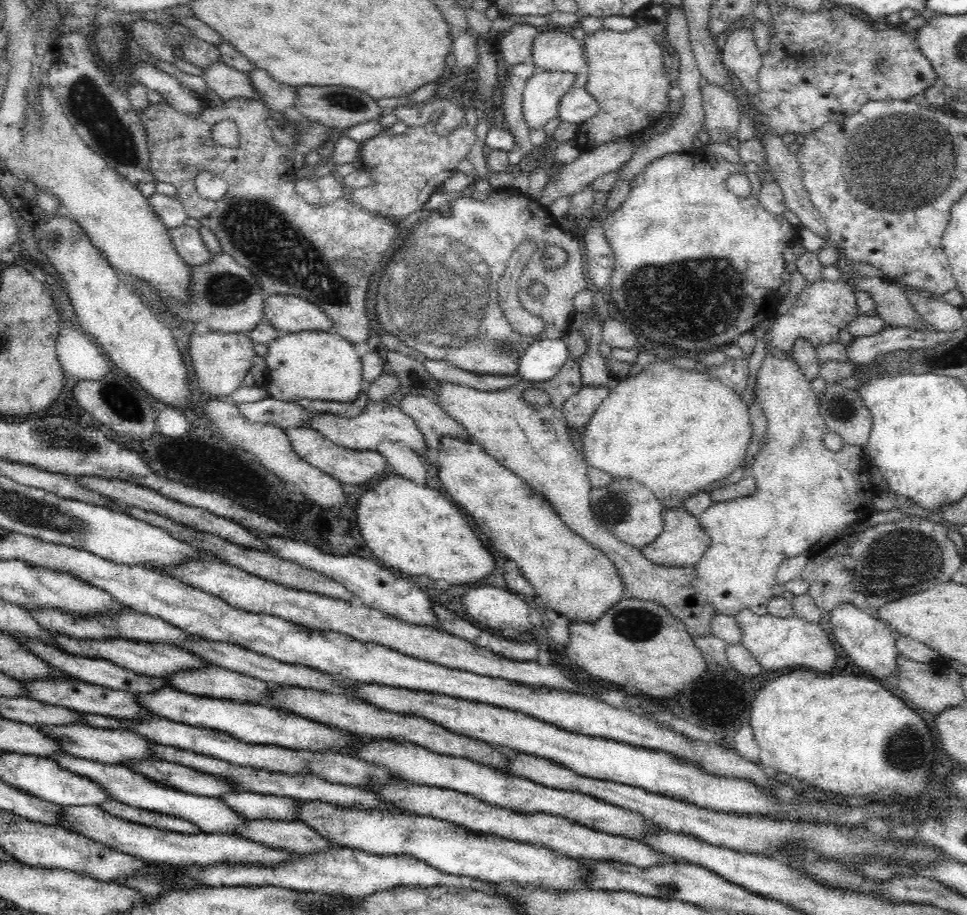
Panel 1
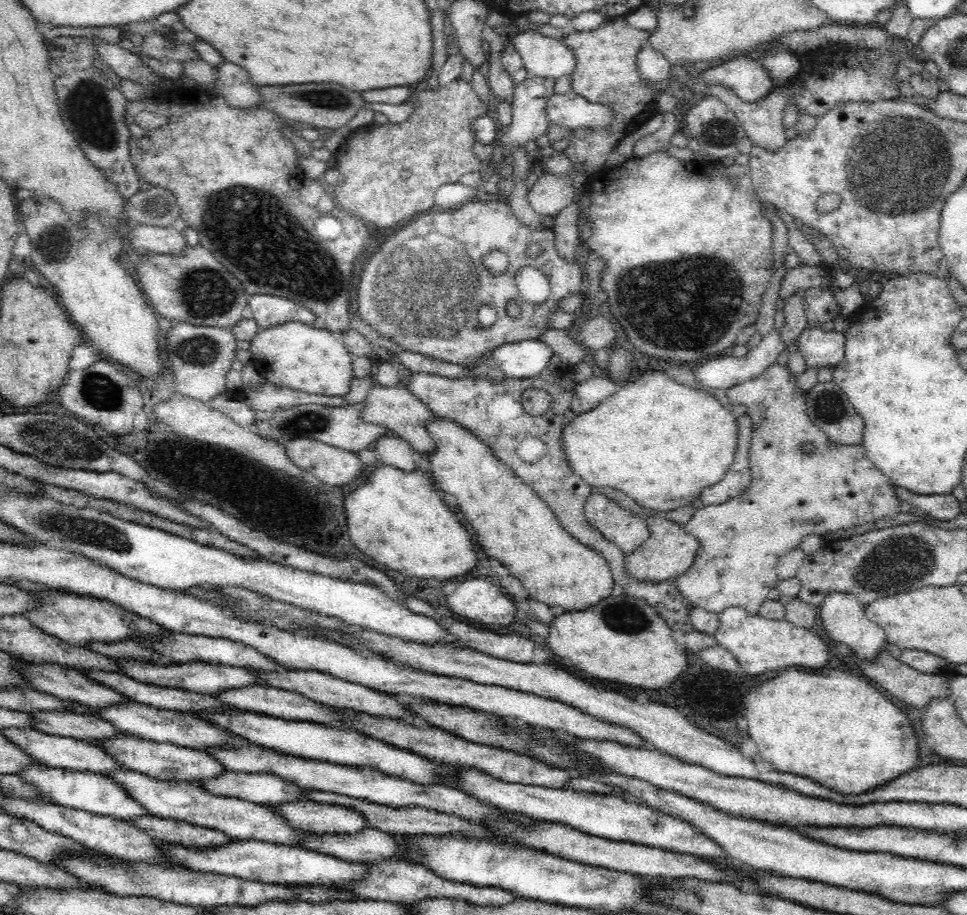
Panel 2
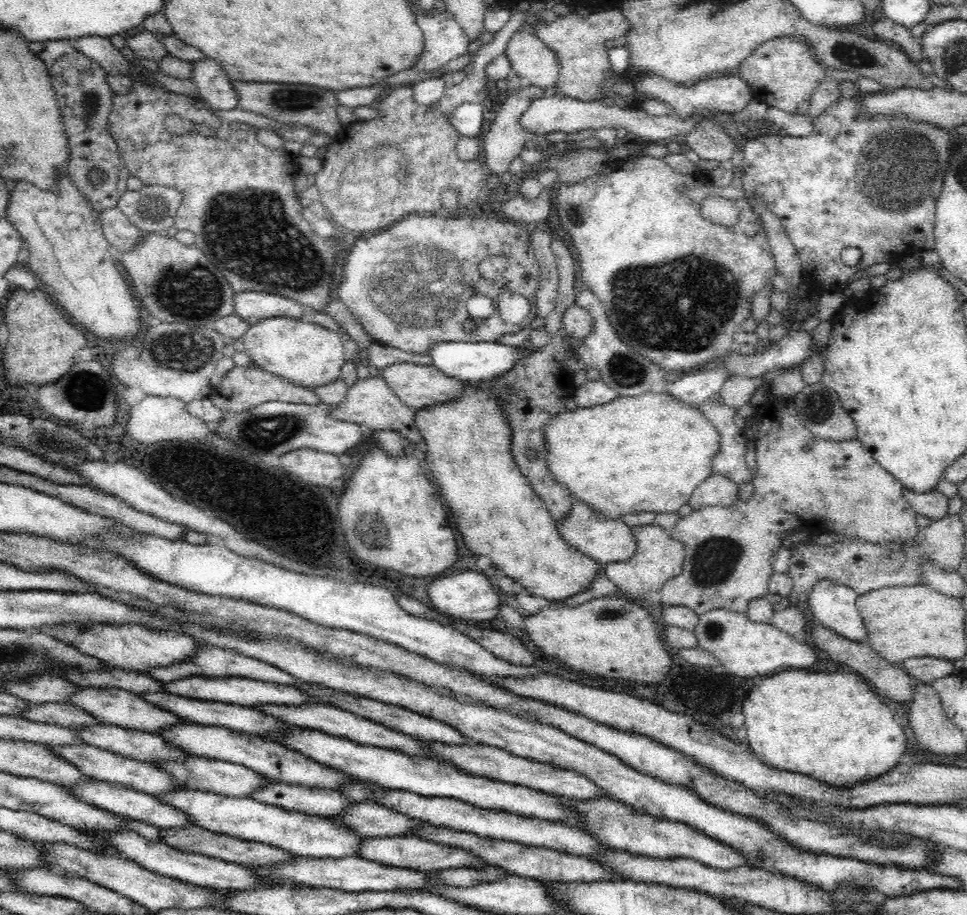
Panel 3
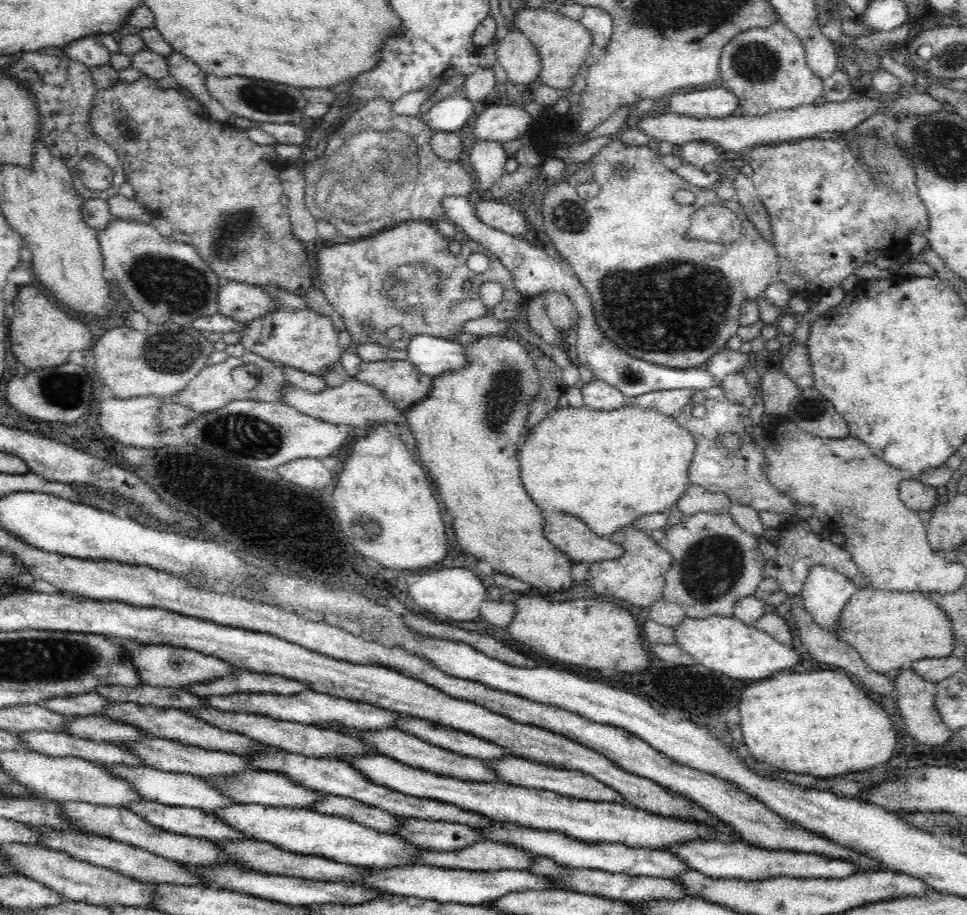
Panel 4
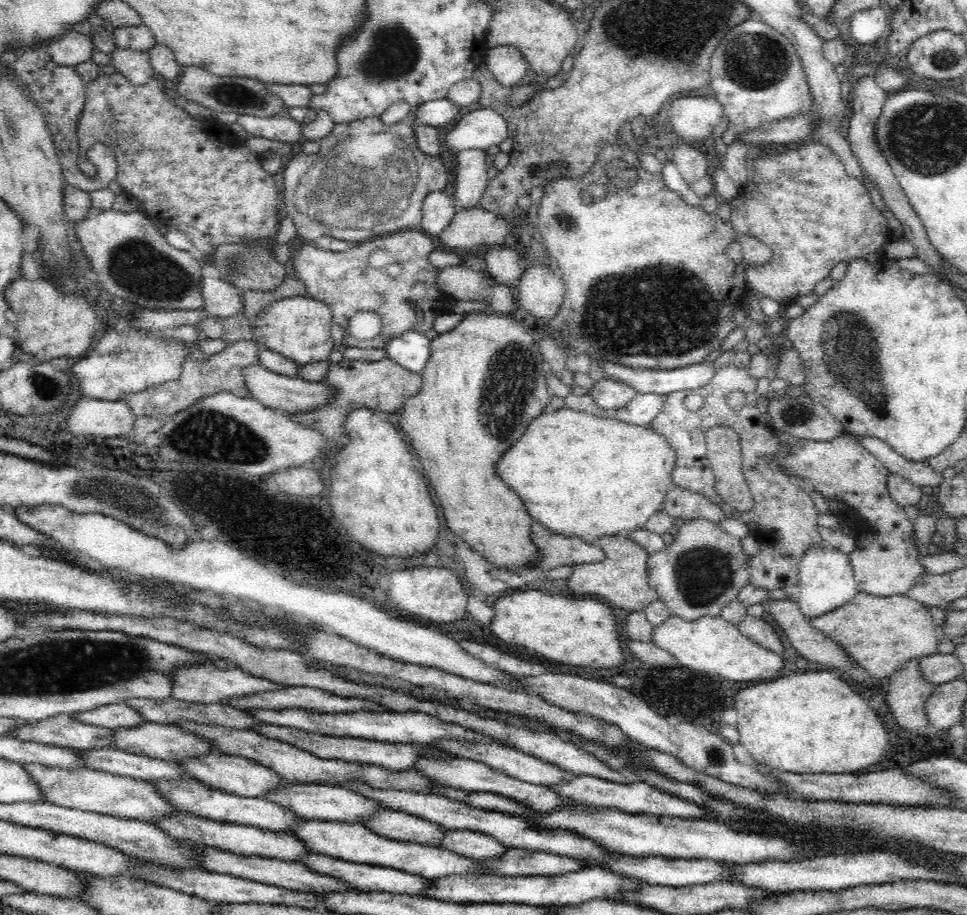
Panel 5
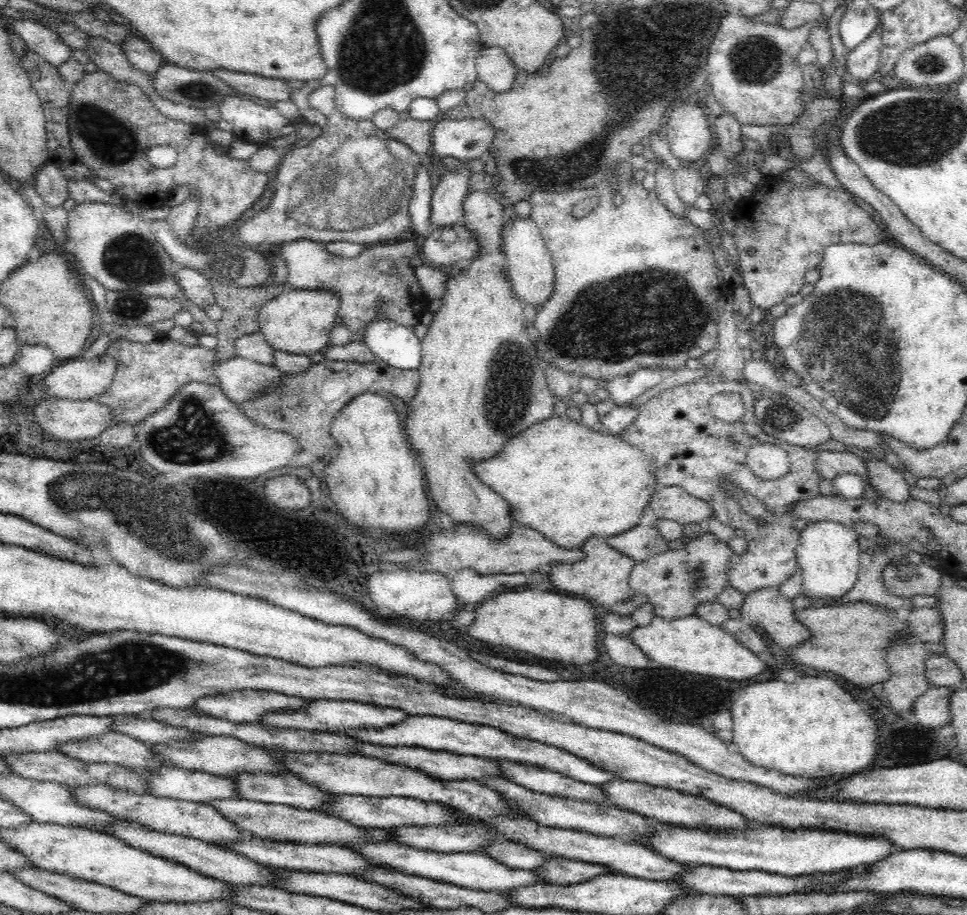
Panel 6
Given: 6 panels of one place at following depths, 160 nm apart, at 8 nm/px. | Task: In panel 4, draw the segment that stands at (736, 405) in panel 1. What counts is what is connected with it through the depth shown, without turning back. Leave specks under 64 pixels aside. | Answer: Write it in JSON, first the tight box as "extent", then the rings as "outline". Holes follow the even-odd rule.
{"extent":[516,405,696,538],"outline":[[[568,405],[567,407],[551,410],[546,415],[546,418],[540,420],[538,424],[534,424],[534,428],[528,431],[520,442],[518,450],[516,450],[516,456],[522,485],[529,498],[536,506],[540,507],[542,512],[550,508],[552,513],[574,515],[574,517],[578,517],[582,522],[585,522],[593,534],[601,538],[609,538],[614,532],[622,530],[622,528],[632,527],[634,521],[642,518],[642,516],[654,514],[654,512],[667,512],[672,505],[675,505],[681,495],[691,486],[687,476],[687,469],[689,464],[692,463],[694,448],[696,448],[696,441],[694,441],[692,433],[686,431],[684,427],[680,427],[669,415],[658,413],[658,411],[634,409],[630,405],[624,405],[616,410],[594,410],[586,405],[574,408]]]}

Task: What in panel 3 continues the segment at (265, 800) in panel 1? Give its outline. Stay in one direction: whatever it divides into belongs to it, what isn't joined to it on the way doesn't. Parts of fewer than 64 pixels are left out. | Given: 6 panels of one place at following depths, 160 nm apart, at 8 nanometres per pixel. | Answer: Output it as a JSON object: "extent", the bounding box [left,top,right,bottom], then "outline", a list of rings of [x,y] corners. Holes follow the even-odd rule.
{"extent":[335,801,426,837],"outline":[[[374,801],[354,803],[345,815],[335,816],[335,821],[364,837],[416,835],[426,823],[396,812]]]}

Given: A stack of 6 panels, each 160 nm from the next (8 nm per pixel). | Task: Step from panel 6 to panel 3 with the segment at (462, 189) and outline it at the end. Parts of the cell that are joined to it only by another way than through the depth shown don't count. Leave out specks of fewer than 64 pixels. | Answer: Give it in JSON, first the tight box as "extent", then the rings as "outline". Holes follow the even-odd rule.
{"extent":[480,85,544,175],"outline":[[[530,85],[511,91],[510,94],[499,102],[500,109],[497,110],[496,120],[492,127],[482,138],[480,147],[484,152],[484,163],[490,170],[492,175],[499,175],[502,172],[508,172],[508,167],[513,158],[519,156],[520,150],[524,148],[526,140],[534,140],[536,136],[532,131],[528,131],[520,127],[520,116],[527,112],[529,106],[539,98],[542,98],[544,89],[538,86]]]}

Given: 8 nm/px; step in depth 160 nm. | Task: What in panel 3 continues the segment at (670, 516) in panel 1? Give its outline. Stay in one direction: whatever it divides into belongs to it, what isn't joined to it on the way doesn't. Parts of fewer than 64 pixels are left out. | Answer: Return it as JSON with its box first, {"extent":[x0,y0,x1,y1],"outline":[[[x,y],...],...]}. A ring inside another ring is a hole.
{"extent":[604,525,684,602],"outline":[[[658,525],[634,526],[631,534],[636,538],[634,556],[624,561],[612,561],[604,564],[604,574],[616,586],[616,594],[631,601],[641,602],[652,592],[659,593],[666,581],[676,576],[682,570],[684,560],[684,545],[672,539],[668,530]]]}

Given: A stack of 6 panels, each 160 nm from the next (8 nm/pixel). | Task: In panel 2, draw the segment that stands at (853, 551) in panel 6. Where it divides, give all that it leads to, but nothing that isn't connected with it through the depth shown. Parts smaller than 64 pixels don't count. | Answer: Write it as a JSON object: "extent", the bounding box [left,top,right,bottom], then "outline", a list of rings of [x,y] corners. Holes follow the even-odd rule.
{"extent":[816,590,886,662],"outline":[[[840,590],[830,592],[824,598],[824,601],[816,606],[816,610],[818,625],[824,629],[828,638],[837,644],[846,645],[847,648],[850,648],[850,651],[855,652],[860,658],[874,662],[876,656],[882,650],[885,650],[886,635],[882,632],[882,628],[866,617],[862,605],[852,594],[840,592]]]}

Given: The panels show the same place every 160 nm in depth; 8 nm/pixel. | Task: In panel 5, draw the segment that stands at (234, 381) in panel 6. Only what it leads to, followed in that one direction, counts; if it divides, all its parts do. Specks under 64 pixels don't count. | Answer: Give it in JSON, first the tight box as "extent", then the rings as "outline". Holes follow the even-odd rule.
{"extent":[240,364,334,412],"outline":[[[248,364],[244,366],[240,373],[244,377],[244,385],[248,389],[246,396],[258,401],[262,406],[275,410],[287,410],[288,412],[306,412],[312,410],[320,404],[326,404],[334,391],[326,387],[324,383],[310,382],[300,377],[286,376],[272,370],[264,368],[260,364]]]}

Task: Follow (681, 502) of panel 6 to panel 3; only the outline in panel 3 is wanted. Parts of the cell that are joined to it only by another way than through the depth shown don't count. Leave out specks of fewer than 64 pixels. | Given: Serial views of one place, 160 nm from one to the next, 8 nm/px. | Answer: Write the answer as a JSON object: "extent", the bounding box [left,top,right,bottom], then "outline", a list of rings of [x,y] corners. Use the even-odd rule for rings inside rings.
{"extent":[688,476,739,510],"outline":[[[710,476],[694,490],[688,506],[698,510],[703,506],[729,507],[738,501],[739,487],[724,476]]]}

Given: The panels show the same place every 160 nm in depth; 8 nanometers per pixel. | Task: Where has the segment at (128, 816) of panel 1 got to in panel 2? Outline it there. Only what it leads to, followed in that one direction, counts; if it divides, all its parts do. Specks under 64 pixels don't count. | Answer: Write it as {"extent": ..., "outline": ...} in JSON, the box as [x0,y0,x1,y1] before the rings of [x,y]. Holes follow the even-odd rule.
{"extent":[131,815,236,849],"outline":[[[154,815],[136,817],[131,823],[160,843],[182,845],[186,849],[209,849],[236,841],[224,832]]]}

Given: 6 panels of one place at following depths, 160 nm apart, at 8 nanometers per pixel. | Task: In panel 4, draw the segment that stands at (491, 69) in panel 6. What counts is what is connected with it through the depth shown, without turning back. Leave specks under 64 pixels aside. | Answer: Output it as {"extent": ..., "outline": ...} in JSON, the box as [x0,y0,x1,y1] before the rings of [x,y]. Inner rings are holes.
{"extent":[496,29,541,85],"outline":[[[518,29],[498,43],[496,57],[512,84],[524,85],[539,78],[541,57]]]}

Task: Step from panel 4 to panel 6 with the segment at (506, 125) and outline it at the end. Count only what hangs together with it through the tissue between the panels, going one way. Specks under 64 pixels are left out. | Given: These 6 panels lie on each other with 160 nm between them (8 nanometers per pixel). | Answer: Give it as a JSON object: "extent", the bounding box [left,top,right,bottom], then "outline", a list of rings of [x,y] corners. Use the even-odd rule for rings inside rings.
{"extent":[430,119,494,160],"outline":[[[442,119],[430,132],[430,155],[439,157],[453,156],[460,160],[484,157],[494,140],[490,122],[485,120],[448,120]]]}

